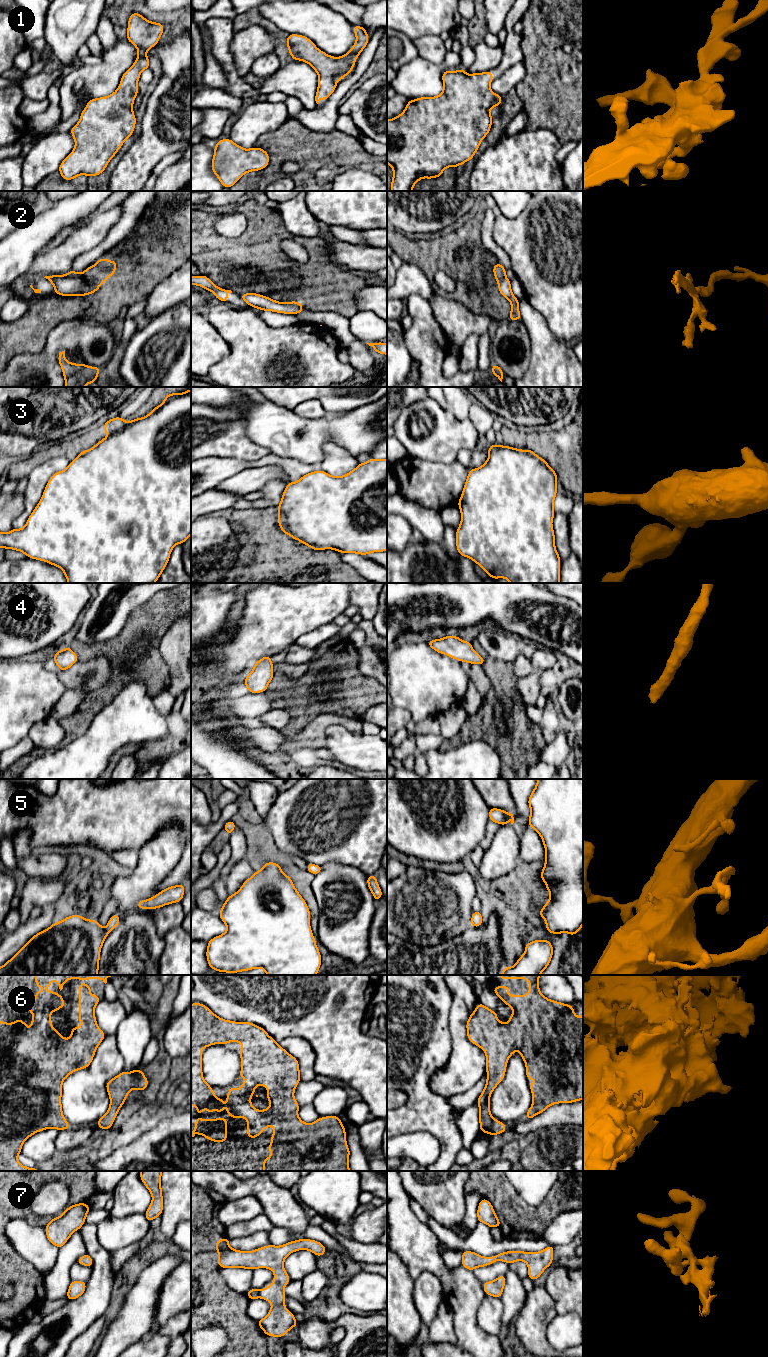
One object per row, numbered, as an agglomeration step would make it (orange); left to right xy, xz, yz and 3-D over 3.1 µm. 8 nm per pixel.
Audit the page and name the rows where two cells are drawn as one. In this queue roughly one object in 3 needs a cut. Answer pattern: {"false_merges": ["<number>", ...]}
{"false_merges": ["2", "3"]}

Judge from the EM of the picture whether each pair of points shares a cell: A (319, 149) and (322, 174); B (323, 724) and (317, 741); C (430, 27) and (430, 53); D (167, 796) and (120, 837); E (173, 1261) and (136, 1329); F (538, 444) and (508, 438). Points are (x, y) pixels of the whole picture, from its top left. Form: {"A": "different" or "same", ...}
{"A": "same", "B": "same", "C": "different", "D": "same", "E": "same", "F": "same"}

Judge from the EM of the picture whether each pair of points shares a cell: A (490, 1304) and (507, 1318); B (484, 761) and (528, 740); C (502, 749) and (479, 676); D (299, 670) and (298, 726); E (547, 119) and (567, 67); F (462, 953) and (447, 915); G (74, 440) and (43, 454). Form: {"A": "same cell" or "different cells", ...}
{"A": "different cells", "B": "different cells", "C": "different cells", "D": "different cells", "E": "same cell", "F": "different cells", "G": "same cell"}

